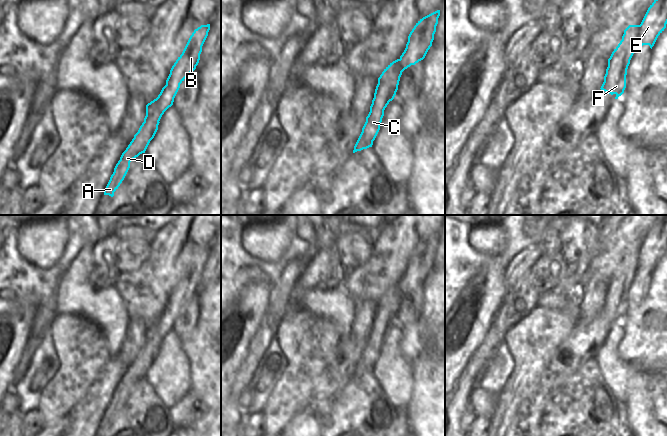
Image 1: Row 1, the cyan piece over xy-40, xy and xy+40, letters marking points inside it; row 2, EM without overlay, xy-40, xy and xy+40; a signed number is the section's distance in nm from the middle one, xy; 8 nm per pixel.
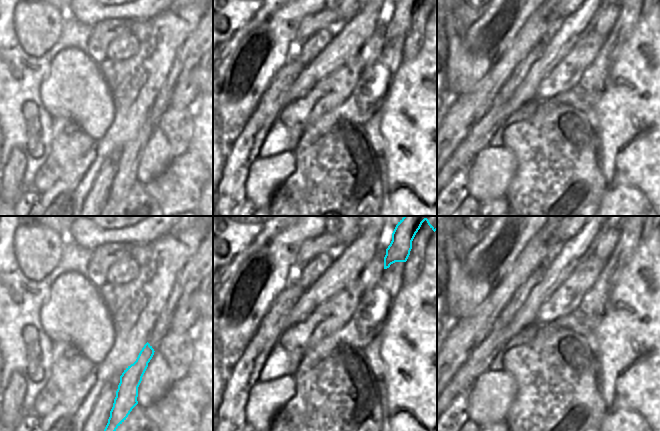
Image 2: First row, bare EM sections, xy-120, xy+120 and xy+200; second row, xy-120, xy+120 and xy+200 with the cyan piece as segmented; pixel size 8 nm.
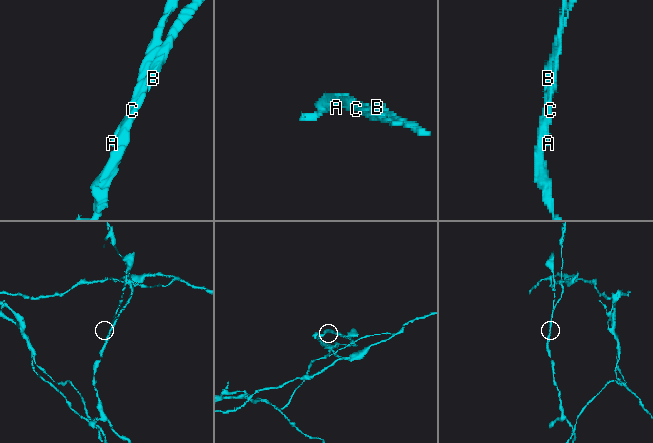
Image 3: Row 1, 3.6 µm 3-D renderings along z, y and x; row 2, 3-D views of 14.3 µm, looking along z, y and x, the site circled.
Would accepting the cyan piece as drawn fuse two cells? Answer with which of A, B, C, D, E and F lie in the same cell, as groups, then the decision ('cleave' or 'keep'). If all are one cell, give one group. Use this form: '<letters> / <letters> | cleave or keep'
A C D F / B E | cleave

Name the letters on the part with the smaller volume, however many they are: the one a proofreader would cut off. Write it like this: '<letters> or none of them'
A, C, D, F

